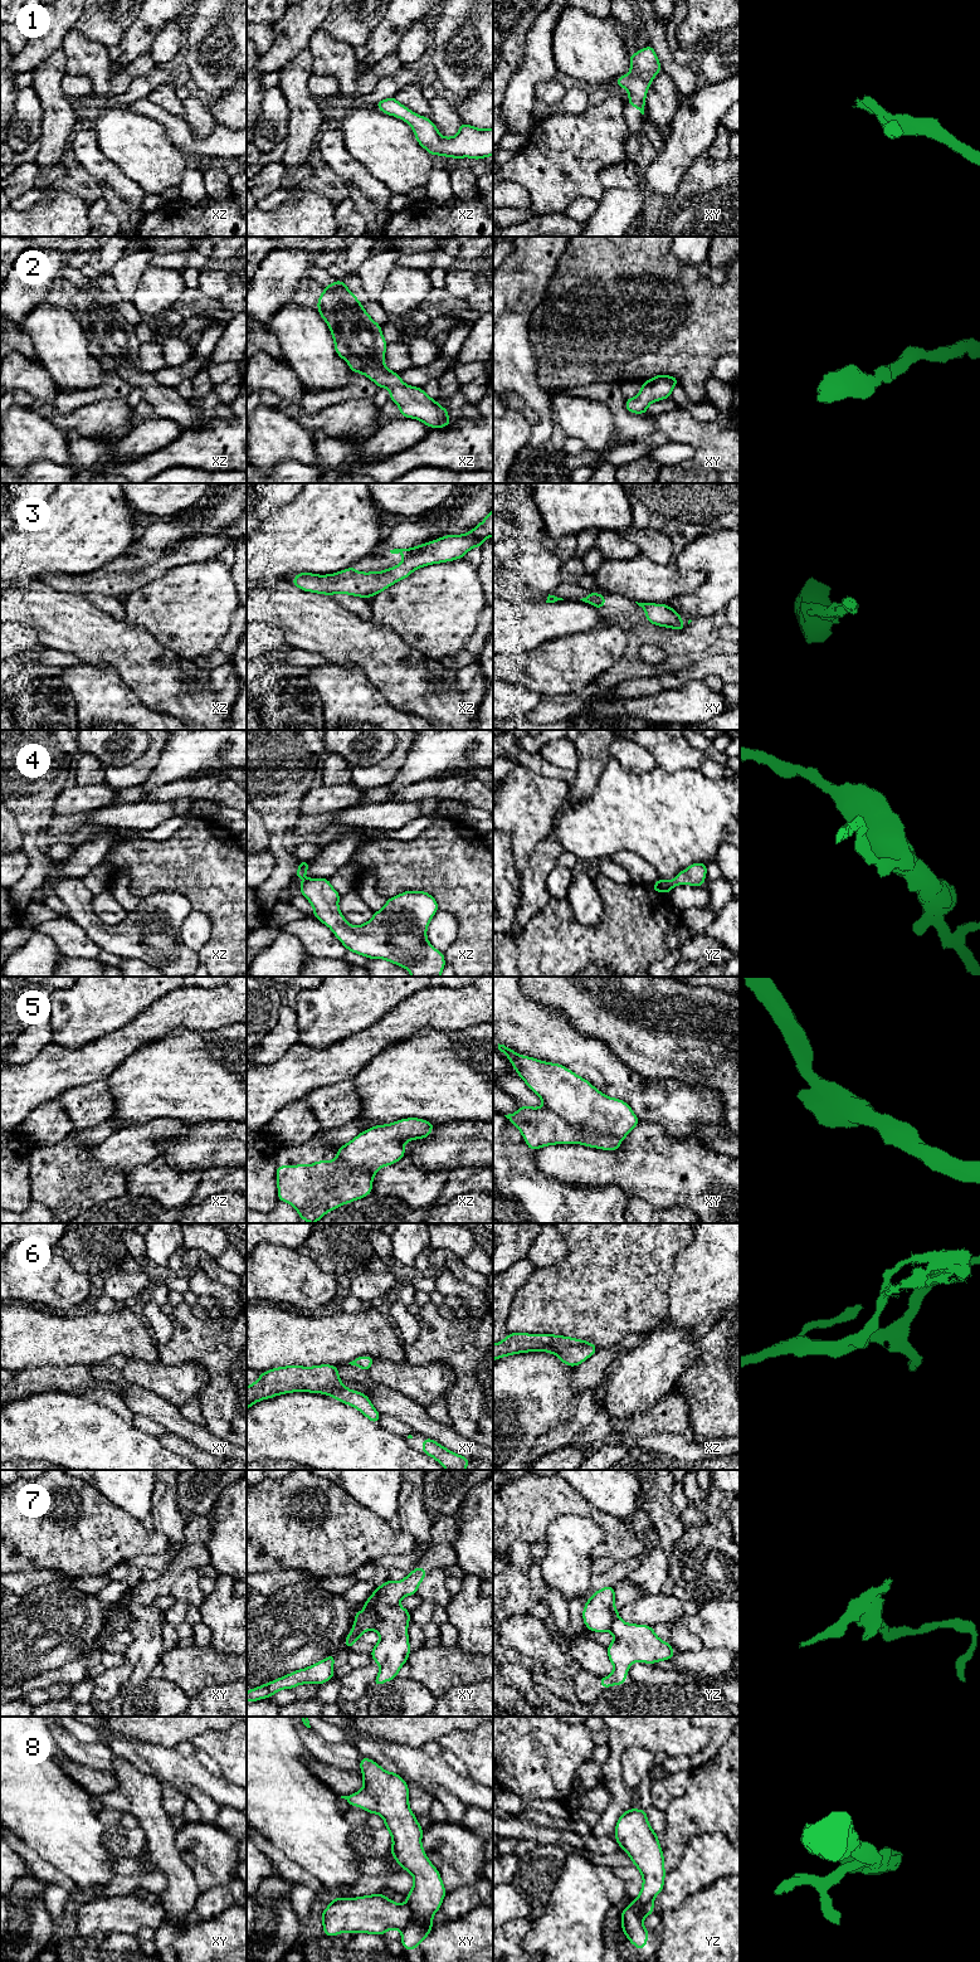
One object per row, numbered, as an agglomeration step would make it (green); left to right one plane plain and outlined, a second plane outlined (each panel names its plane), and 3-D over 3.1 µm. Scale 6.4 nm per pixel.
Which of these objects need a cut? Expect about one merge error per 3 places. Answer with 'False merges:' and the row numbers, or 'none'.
False merges: 5, 7, 8

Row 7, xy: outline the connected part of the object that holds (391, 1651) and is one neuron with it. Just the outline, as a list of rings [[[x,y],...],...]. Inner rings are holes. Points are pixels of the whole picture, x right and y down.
[[[380,1605],[377,1607],[379,1620],[374,1630],[380,1635],[380,1641],[372,1647],[371,1657],[380,1666],[379,1674],[374,1680],[374,1686],[379,1686],[385,1681],[398,1678],[400,1668],[408,1661],[411,1652],[408,1637],[408,1625],[410,1622],[410,1612],[400,1605]]]

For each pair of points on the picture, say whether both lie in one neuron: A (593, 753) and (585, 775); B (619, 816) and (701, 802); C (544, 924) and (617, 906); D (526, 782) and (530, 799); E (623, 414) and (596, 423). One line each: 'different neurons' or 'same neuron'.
A: same neuron
B: same neuron
C: same neuron
D: same neuron
E: different neurons

